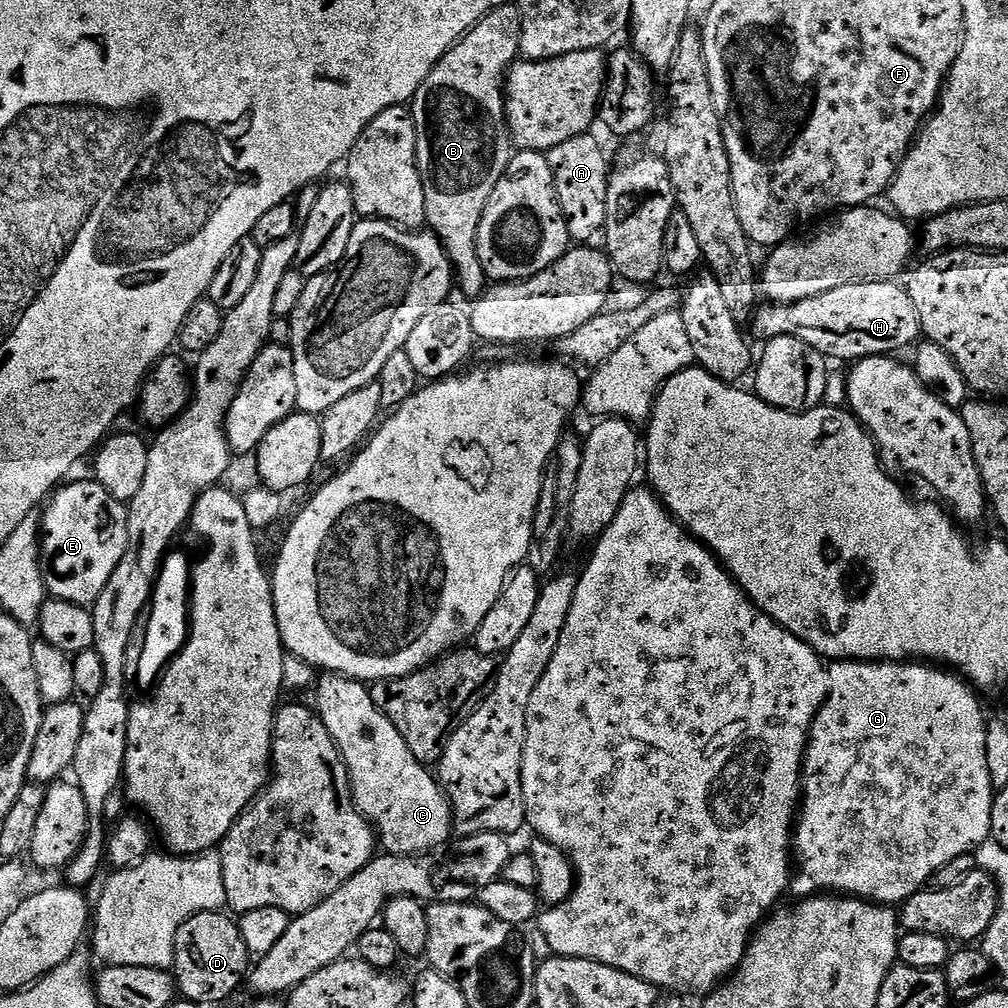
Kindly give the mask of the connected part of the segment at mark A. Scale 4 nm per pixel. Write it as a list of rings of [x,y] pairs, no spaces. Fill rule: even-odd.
[[[592,134],[575,136],[547,153],[552,167],[552,176],[556,179],[556,196],[568,219],[568,235],[573,241],[588,242],[591,236],[599,237],[606,218],[606,194],[610,167],[598,141]]]

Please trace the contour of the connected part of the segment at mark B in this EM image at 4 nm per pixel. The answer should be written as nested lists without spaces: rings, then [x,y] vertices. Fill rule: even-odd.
[[[505,2],[486,14],[450,51],[432,67],[430,74],[410,101],[412,121],[416,127],[416,165],[424,183],[427,227],[444,246],[452,264],[455,283],[466,295],[479,298],[486,292],[486,277],[478,258],[478,226],[494,186],[504,177],[514,155],[512,136],[508,133],[508,116],[504,112],[504,85],[508,69],[520,56],[520,9]]]

